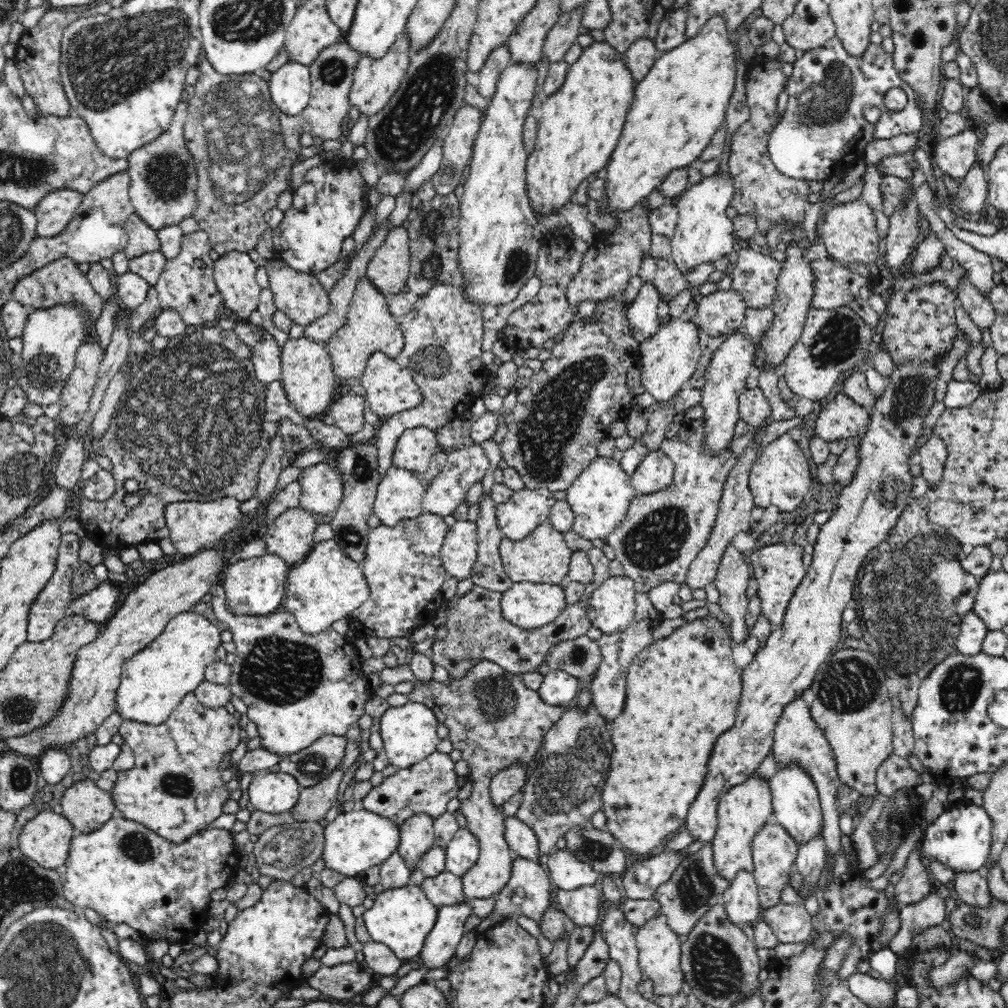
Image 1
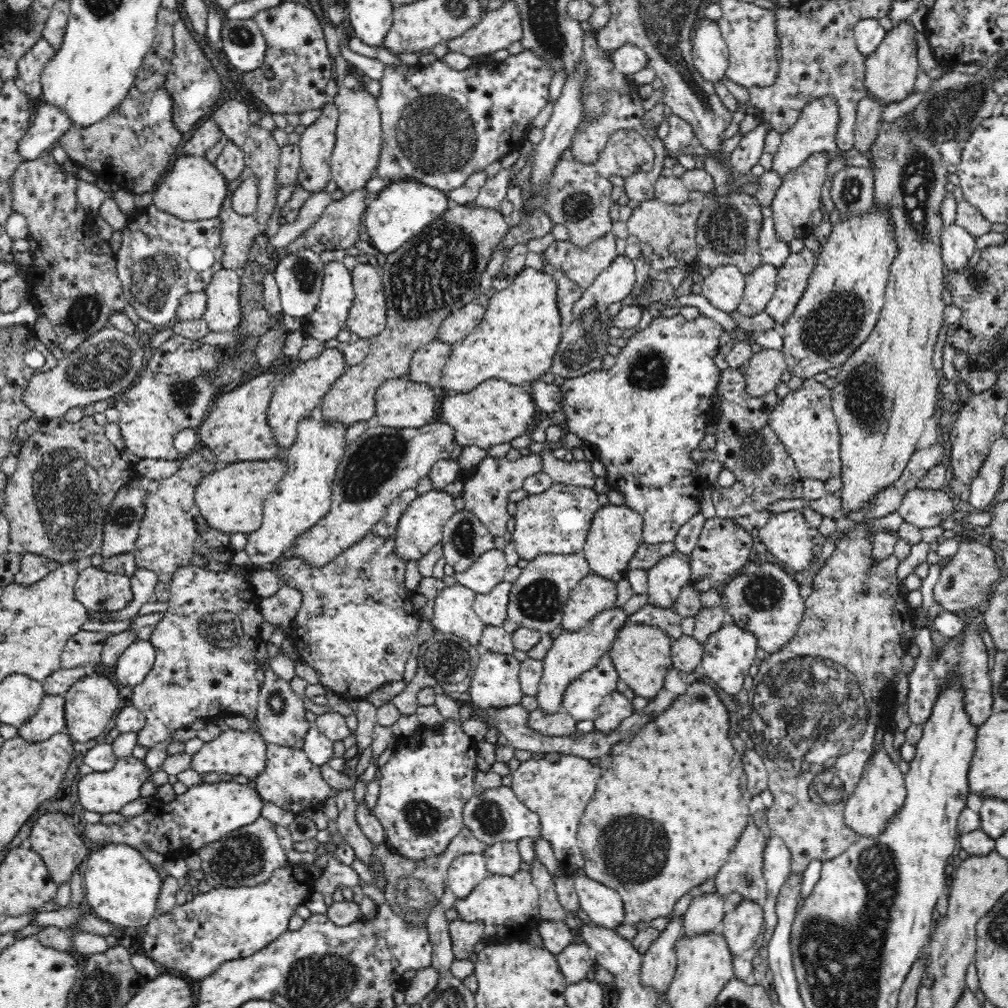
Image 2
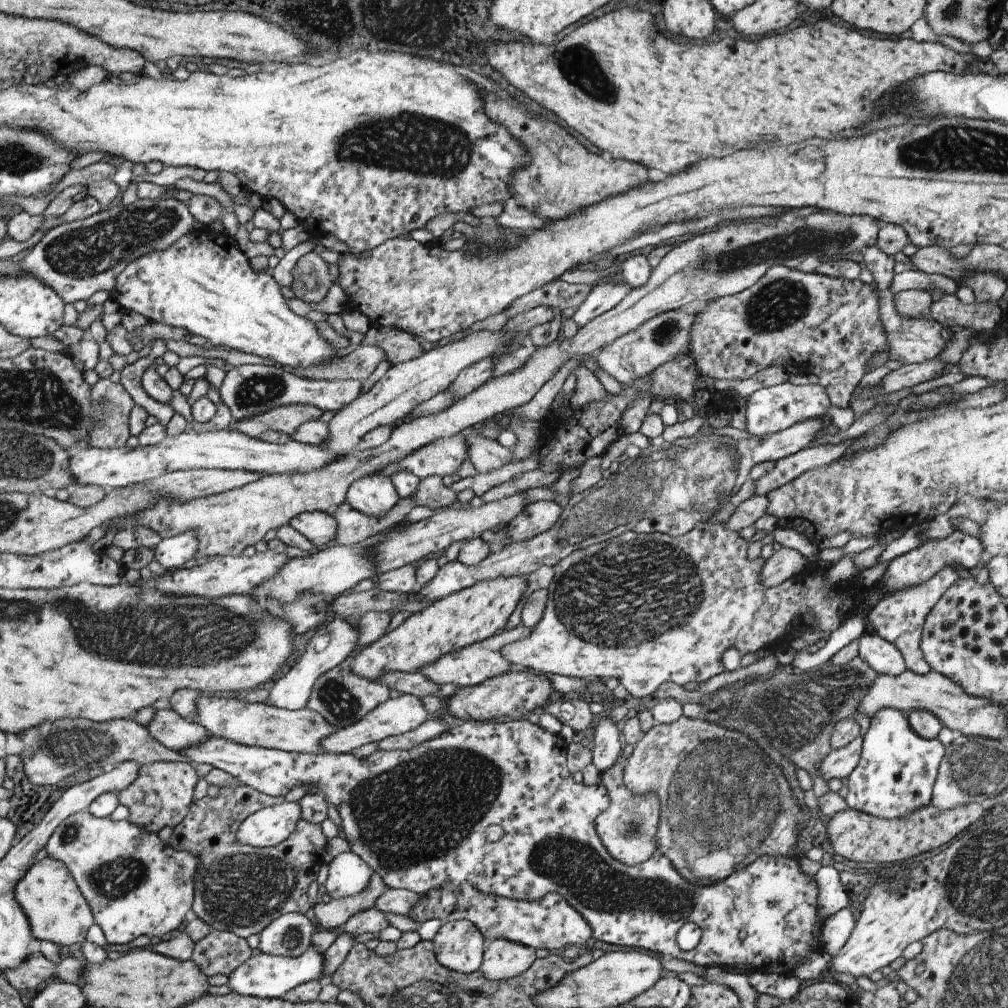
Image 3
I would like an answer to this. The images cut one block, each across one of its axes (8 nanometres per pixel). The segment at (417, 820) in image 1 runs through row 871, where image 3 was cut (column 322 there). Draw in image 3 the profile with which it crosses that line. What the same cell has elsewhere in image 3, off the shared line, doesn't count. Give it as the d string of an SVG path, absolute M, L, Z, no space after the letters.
M284 405L250 418L233 420L230 428L246 434L248 438L260 439L260 435L266 431L283 432L290 437L298 430L298 426L317 421L322 413L323 410L312 405Z

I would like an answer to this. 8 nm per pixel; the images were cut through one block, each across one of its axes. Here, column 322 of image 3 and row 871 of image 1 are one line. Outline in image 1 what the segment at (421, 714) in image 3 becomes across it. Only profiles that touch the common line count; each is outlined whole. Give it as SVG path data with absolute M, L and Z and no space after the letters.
M740 870L737 875L729 882L729 887L723 892L723 900L728 918L737 925L743 923L751 924L758 922L760 912L762 915L762 906L759 901L759 890L753 873L746 870Z

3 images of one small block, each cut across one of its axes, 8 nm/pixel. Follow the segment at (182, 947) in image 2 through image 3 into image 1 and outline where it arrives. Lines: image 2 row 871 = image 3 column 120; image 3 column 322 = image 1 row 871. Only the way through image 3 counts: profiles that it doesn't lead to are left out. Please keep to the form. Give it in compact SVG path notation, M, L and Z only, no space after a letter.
M357 806L355 810L340 813L334 821L326 823L322 858L326 867L347 877L359 878L365 870L381 865L396 852L399 842L400 832L397 824Z

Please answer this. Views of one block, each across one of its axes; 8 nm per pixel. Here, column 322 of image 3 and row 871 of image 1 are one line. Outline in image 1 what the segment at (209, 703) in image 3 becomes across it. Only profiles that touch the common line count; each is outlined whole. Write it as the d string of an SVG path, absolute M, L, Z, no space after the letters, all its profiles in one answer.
M751 774L741 785L727 790L717 803L717 832L712 843L714 865L718 875L730 882L740 870L753 872L752 843L755 834L760 832L773 817L772 793L769 781Z

